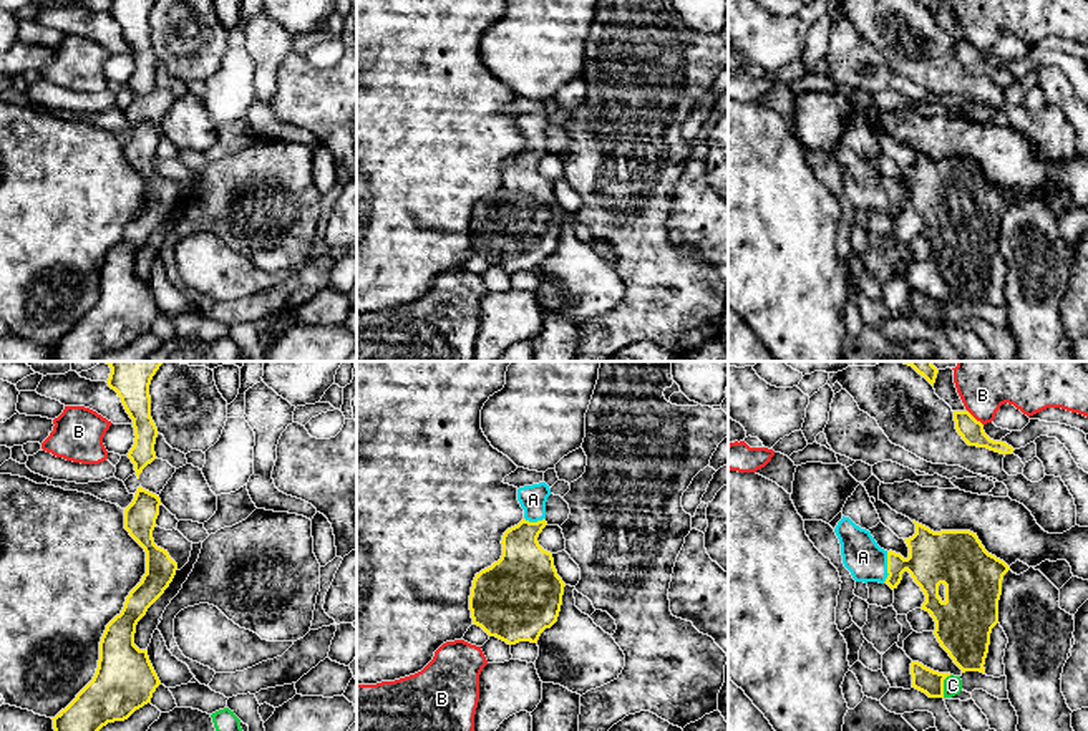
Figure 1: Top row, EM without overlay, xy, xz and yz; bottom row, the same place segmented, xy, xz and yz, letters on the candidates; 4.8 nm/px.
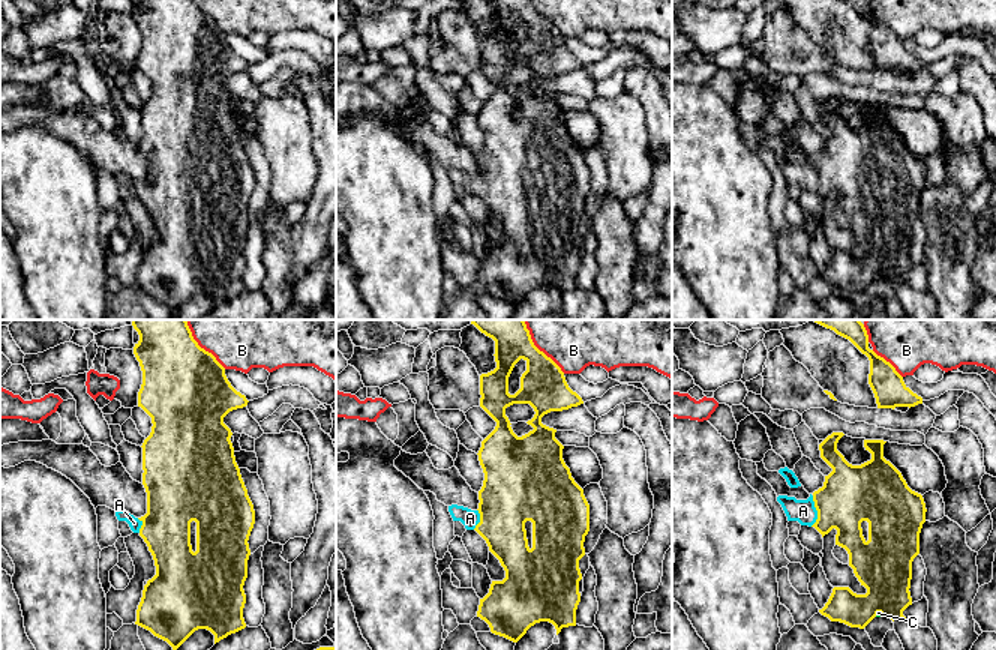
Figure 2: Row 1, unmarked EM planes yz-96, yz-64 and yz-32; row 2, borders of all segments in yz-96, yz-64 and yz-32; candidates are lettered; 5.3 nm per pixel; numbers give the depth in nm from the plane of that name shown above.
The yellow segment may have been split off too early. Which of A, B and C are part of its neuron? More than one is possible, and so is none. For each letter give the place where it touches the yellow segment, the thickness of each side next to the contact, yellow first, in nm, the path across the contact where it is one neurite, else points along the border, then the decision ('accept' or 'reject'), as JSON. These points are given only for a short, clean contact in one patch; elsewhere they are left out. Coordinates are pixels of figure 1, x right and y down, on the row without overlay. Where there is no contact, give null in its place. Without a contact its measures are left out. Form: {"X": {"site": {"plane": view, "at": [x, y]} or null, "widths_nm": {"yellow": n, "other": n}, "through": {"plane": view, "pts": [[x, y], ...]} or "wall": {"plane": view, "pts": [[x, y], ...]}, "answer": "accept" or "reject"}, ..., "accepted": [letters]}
{"A": {"site": {"plane": "yz", "at": [888, 196]}, "widths_nm": {"yellow": 260, "other": 190}, "through": {"plane": "yz", "pts": [[934, 186], [927, 193], [888, 196], [871, 193], [863, 186]]}, "answer": "accept"}, "B": {"site": {"plane": "yz", "at": [974, 47]}, "widths_nm": {"yellow": 120, "other": 220}, "answer": "reject"}, "C": {"site": {"plane": "yz", "at": [942, 314]}, "widths_nm": {"yellow": 120, "other": 100}, "answer": "reject"}, "accepted": ["A"]}

